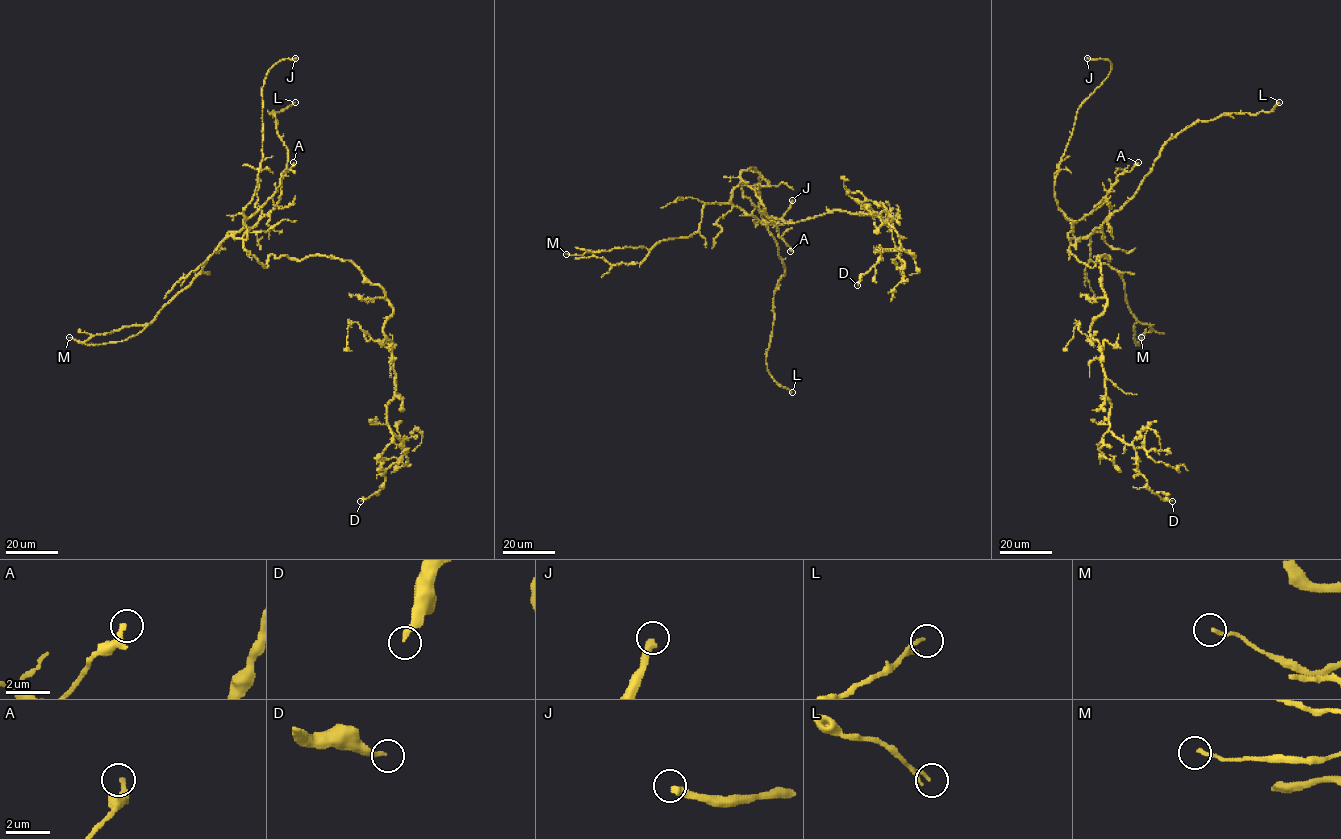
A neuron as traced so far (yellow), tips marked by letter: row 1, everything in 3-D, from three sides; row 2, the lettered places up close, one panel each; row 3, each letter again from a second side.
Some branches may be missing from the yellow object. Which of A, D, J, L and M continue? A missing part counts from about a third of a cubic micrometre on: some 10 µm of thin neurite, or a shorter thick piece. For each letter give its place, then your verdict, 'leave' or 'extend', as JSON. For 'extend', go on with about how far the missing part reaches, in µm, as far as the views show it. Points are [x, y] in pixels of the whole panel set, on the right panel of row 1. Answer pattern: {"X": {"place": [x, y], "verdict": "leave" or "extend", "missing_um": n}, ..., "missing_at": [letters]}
{"A": {"place": [1138, 162], "verdict": "leave"}, "D": {"place": [1172, 501], "verdict": "leave"}, "J": {"place": [1087, 58], "verdict": "extend", "missing_um": 25}, "L": {"place": [1279, 102], "verdict": "leave"}, "M": {"place": [1141, 337], "verdict": "leave"}, "missing_at": ["J"]}

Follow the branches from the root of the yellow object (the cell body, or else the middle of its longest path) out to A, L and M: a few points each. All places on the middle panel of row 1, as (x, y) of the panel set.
A: (784, 222), (769, 218), (755, 192), (740, 183), (744, 181), (742, 193), (776, 226), (790, 251)
L: (784, 222), (767, 216), (745, 182), (732, 190), (731, 203), (766, 226), (785, 269), (766, 363), (792, 392)
M: (784, 222), (769, 218), (742, 181), (728, 203), (704, 205), (694, 233), (659, 242), (640, 263), (566, 254)

